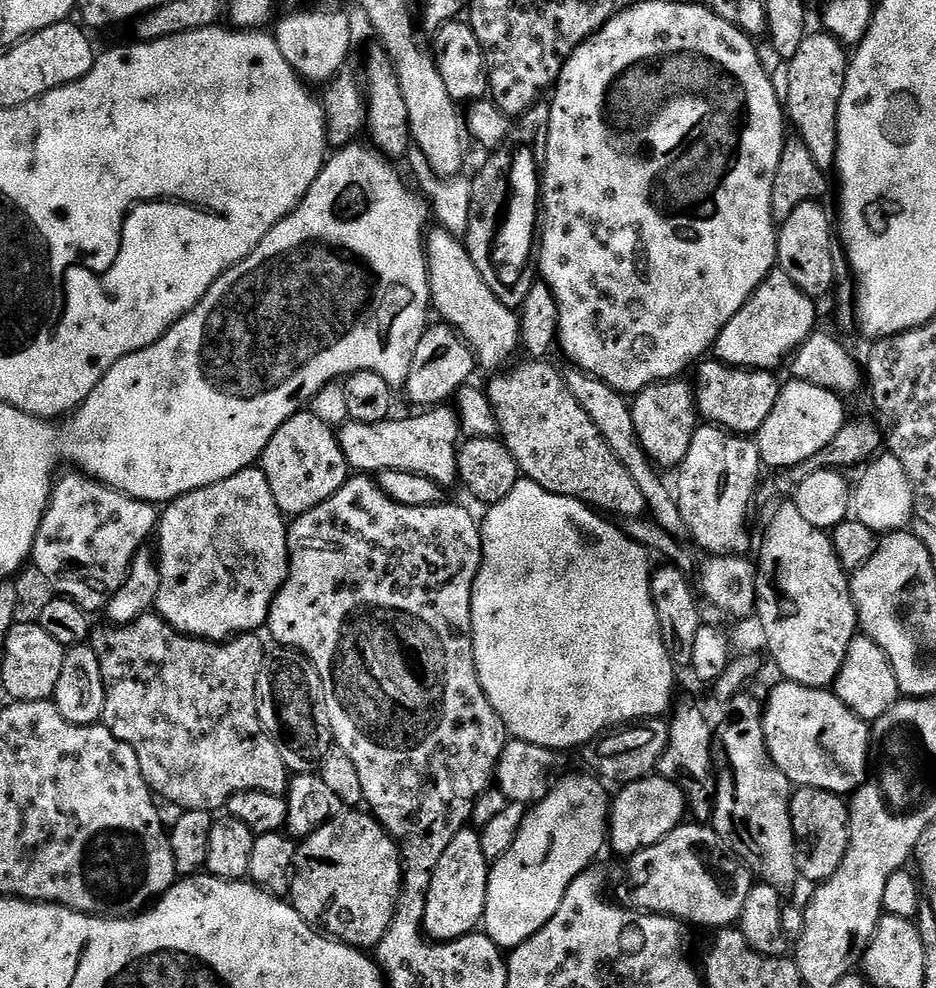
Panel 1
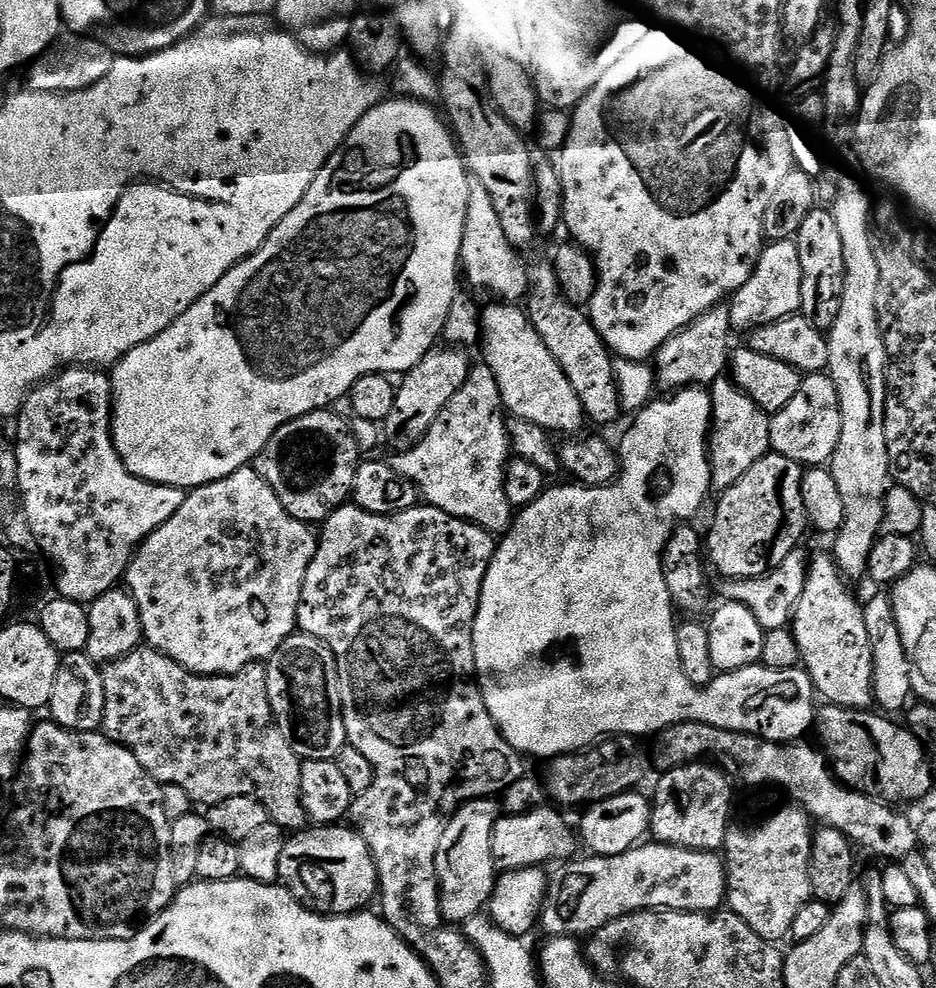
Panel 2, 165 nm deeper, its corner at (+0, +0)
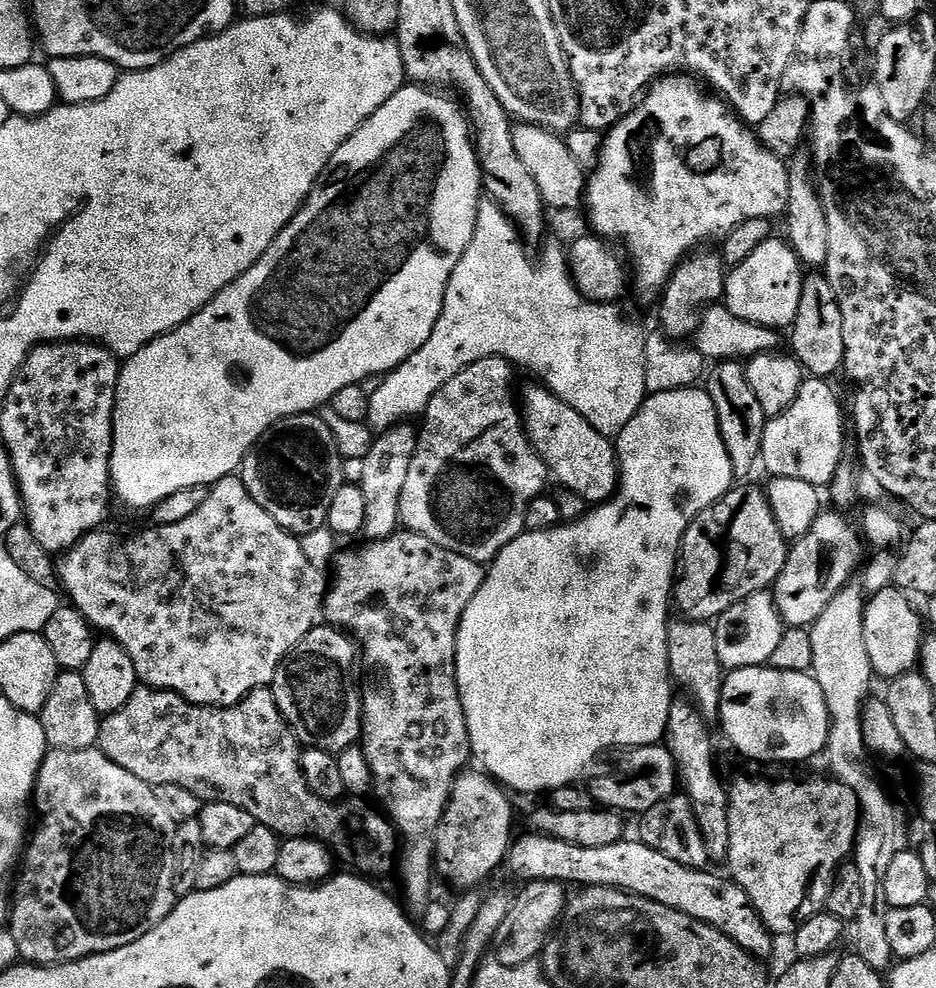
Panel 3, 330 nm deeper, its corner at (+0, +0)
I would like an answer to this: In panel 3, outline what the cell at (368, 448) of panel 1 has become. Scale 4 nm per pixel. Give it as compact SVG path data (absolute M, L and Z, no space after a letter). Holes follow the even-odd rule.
M500 356L482 358L478 362L466 366L458 374L454 374L454 378L450 378L450 382L446 382L446 386L442 386L442 390L438 390L438 394L434 394L434 398L430 398L428 408L422 413L424 425L421 423L418 428L418 446L414 454L414 462L410 462L410 474L406 474L406 486L402 486L400 518L407 531L422 534L426 538L430 538L432 542L438 542L438 546L443 548L454 548L458 554L482 565L487 565L495 560L502 549L510 546L510 542L514 542L514 538L518 538L525 532L528 528L530 506L537 498L545 495L547 488L544 487L547 486L548 480L550 481L549 470L544 465L543 458L536 453L532 439L528 437L528 431L524 428L522 408L518 403L518 392L512 389L512 371L514 371L513 365Z

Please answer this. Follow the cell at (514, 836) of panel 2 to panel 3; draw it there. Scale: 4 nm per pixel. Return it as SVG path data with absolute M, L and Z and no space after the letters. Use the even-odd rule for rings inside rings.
M527 834L513 843L507 863L521 876L521 881L553 880L565 886L580 884L584 888L617 888L632 892L643 900L670 906L695 920L717 928L726 938L738 942L752 956L765 958L772 952L774 933L762 922L746 890L727 875L715 876L712 870L687 868L666 854L658 854L639 839L625 838L610 846L582 846L558 838Z

